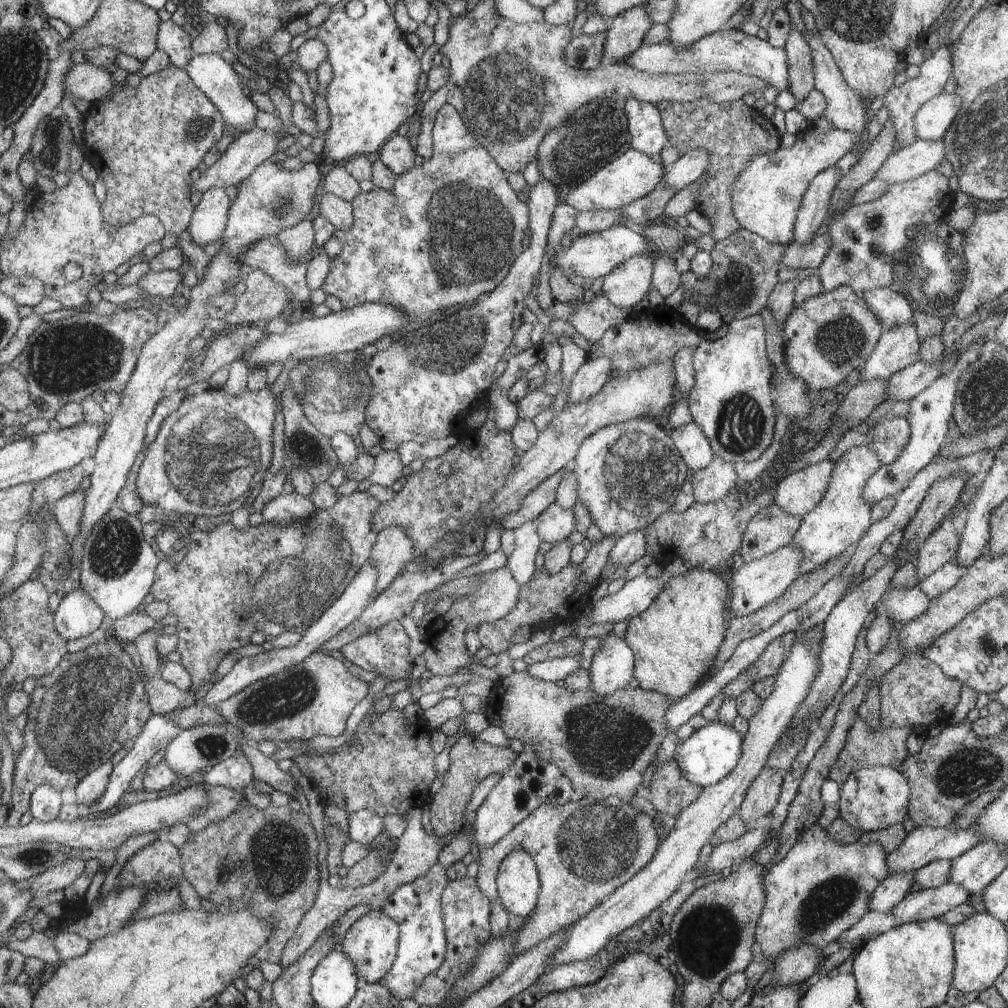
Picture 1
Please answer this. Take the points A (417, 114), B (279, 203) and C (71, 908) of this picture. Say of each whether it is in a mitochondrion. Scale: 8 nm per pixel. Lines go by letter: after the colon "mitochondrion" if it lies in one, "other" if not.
A: other
B: mitochondrion
C: other

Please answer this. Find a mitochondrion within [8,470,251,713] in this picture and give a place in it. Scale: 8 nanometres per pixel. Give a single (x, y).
(116, 545)

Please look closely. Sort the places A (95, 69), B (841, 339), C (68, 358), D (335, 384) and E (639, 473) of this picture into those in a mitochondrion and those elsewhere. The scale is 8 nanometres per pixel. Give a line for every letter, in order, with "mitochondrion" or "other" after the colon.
A: other
B: mitochondrion
C: mitochondrion
D: mitochondrion
E: mitochondrion

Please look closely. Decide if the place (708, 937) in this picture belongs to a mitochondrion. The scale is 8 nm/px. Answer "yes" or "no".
yes

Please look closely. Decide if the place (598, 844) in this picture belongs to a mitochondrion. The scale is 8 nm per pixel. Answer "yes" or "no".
yes

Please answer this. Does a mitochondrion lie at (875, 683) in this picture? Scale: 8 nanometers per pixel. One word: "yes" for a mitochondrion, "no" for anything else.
no

